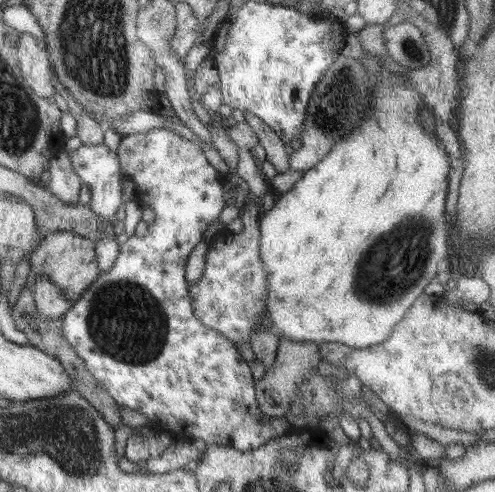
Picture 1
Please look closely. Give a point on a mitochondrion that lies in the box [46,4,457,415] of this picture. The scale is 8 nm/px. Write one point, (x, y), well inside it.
(125, 322)

